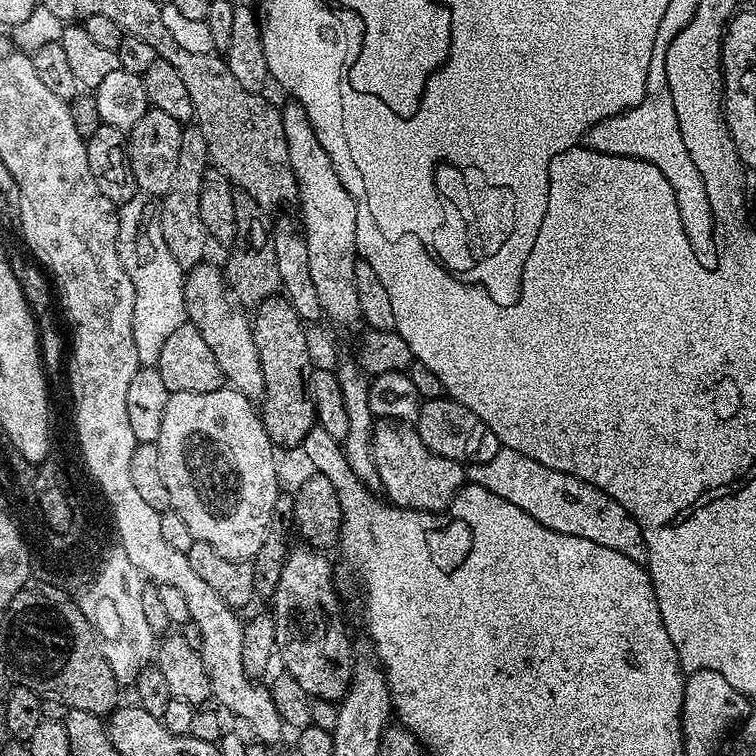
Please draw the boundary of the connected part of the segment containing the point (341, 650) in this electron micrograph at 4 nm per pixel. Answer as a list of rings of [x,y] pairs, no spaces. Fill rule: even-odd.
[[[293,547],[288,552],[281,576],[278,578],[276,592],[270,599],[270,615],[276,621],[276,654],[281,658],[281,667],[297,679],[308,696],[338,702],[352,680],[354,655],[348,642],[348,628],[344,625],[344,616],[340,613],[340,604],[336,601],[336,584],[332,581],[332,564],[323,551],[315,547]]]

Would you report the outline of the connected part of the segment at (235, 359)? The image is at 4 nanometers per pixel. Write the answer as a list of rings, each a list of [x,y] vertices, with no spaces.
[[[211,262],[197,264],[184,278],[184,311],[187,319],[202,334],[206,346],[218,358],[225,381],[237,392],[253,402],[264,395],[262,362],[258,362],[258,346],[254,346],[252,326],[249,317],[244,317],[245,309],[230,295],[223,271]]]

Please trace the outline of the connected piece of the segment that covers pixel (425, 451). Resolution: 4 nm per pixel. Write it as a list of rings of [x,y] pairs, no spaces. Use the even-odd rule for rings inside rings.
[[[377,419],[372,429],[372,457],[379,487],[384,487],[383,495],[398,508],[443,512],[466,483],[465,465],[430,451],[411,423]]]

